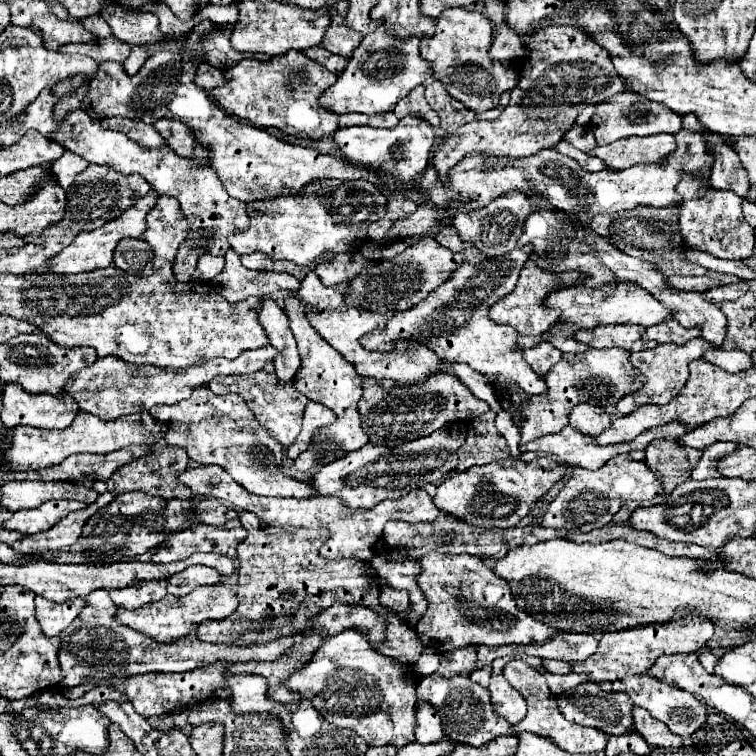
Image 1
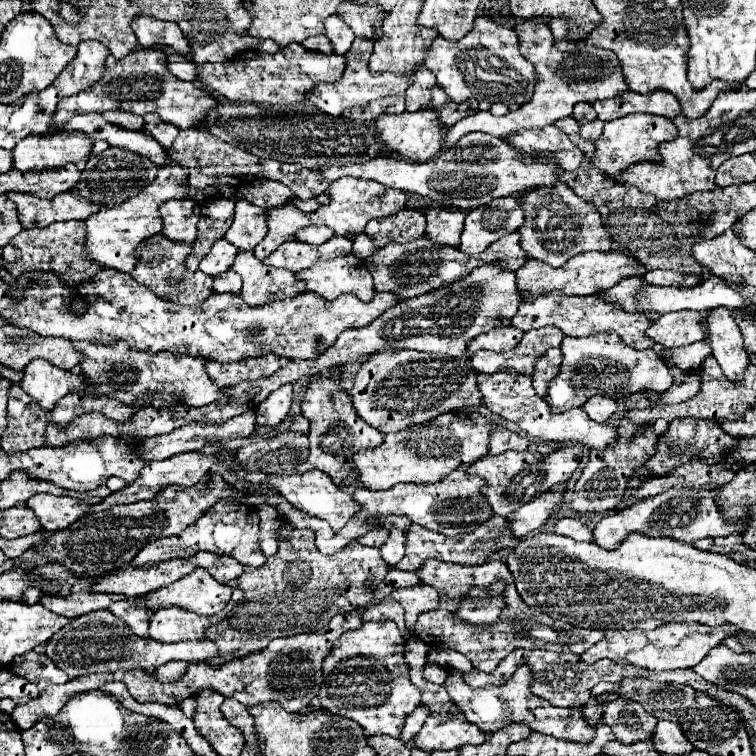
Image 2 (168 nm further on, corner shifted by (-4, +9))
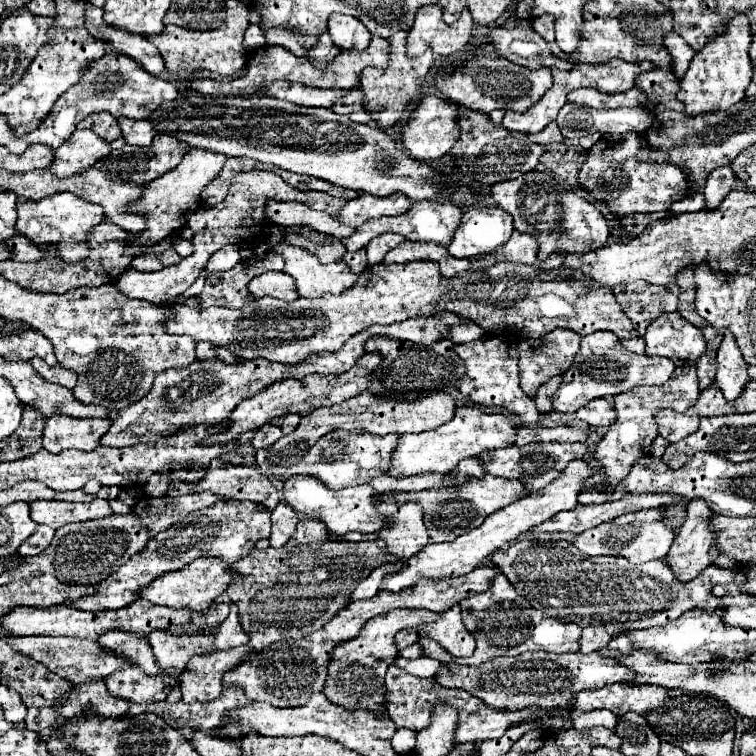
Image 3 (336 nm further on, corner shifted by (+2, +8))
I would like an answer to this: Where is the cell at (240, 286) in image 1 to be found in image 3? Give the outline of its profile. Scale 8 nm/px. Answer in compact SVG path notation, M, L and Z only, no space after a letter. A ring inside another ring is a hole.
M276 271L262 273L262 275L254 277L248 287L256 299L258 297L276 297L282 301L298 299L298 291L294 287L294 281L286 273L276 273Z

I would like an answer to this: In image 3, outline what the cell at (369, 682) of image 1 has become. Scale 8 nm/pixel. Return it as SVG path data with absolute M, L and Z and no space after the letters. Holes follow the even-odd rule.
M394 609L380 617L368 621L368 625L360 631L360 635L352 641L346 641L334 649L332 663L328 667L328 681L324 685L324 693L336 705L344 709L368 709L368 711L382 711L386 705L384 697L384 677L392 659L398 655L394 645L394 635L406 627L420 627L422 621L432 623L438 619L438 613L432 611L410 611L410 609Z

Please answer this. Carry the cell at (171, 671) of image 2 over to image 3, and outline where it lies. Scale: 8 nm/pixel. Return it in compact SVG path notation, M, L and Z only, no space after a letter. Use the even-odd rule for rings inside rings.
M130 665L124 671L112 673L110 677L106 677L104 683L108 687L108 693L112 693L112 697L118 697L130 703L162 701L176 687L176 681L166 673L148 677L136 665Z

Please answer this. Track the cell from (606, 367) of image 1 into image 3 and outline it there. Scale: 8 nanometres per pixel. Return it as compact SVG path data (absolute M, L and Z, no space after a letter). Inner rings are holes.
M596 331L592 335L582 337L582 349L574 357L570 371L564 373L562 385L554 393L552 403L556 411L574 413L598 397L614 397L616 393L632 389L636 385L662 385L668 381L672 371L674 365L668 359L630 353L620 345L620 339L614 333Z

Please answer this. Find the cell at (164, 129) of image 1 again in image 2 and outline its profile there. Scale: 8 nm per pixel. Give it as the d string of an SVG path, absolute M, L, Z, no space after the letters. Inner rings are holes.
M154 114L144 116L144 120L146 120L144 130L148 134L152 134L168 150L172 146L172 142L176 140L176 136L178 136L178 128L174 124L168 124L168 122L160 120L160 116L154 116Z

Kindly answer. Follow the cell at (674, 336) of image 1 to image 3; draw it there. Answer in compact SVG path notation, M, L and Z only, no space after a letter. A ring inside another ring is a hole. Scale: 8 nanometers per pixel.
M662 313L646 327L646 355L668 357L674 363L696 365L696 359L704 355L706 341L698 327L686 321L680 313Z

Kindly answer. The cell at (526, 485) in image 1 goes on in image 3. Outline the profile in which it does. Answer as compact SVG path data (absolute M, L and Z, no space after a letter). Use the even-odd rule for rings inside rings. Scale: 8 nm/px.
M530 443L530 445L524 445L524 447L512 445L512 447L506 447L506 449L494 449L492 451L494 461L484 463L484 469L490 475L524 481L524 485L532 493L532 491L538 491L544 485L552 483L572 459L584 457L586 453L588 453L588 447L584 443Z

